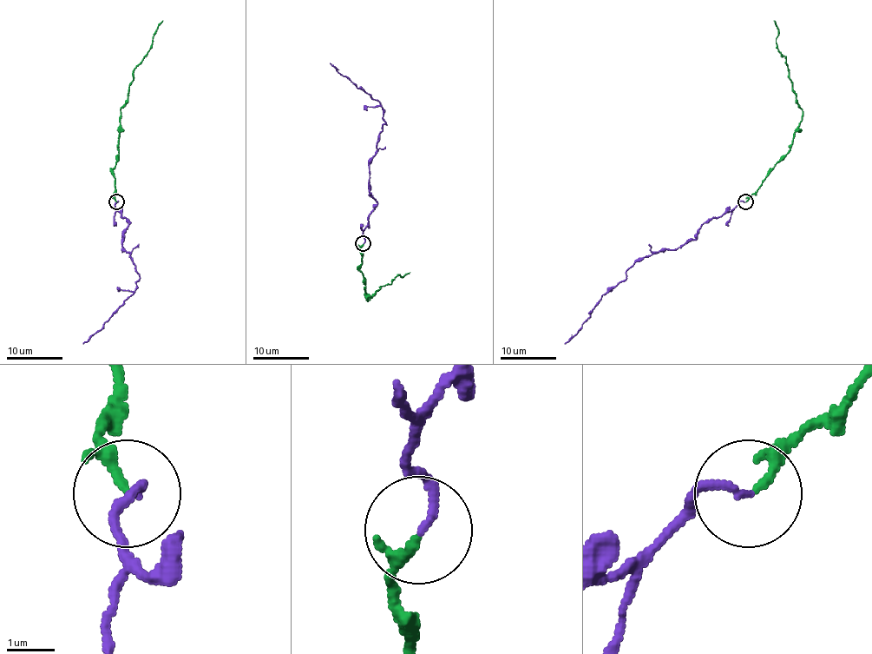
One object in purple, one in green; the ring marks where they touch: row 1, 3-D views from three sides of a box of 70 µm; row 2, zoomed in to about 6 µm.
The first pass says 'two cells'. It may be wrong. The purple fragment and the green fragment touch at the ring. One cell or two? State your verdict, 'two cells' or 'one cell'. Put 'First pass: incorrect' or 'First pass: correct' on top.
First pass: incorrect
one cell

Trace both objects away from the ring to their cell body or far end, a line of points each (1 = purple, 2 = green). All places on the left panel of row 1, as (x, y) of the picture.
1: (115, 202), (114, 207), (130, 223), (123, 239), (123, 249), (128, 253), (140, 276), (133, 293), (82, 343)
2: (115, 202), (113, 173), (119, 152), (120, 108), (127, 99), (133, 69), (151, 47), (156, 28), (163, 21)

